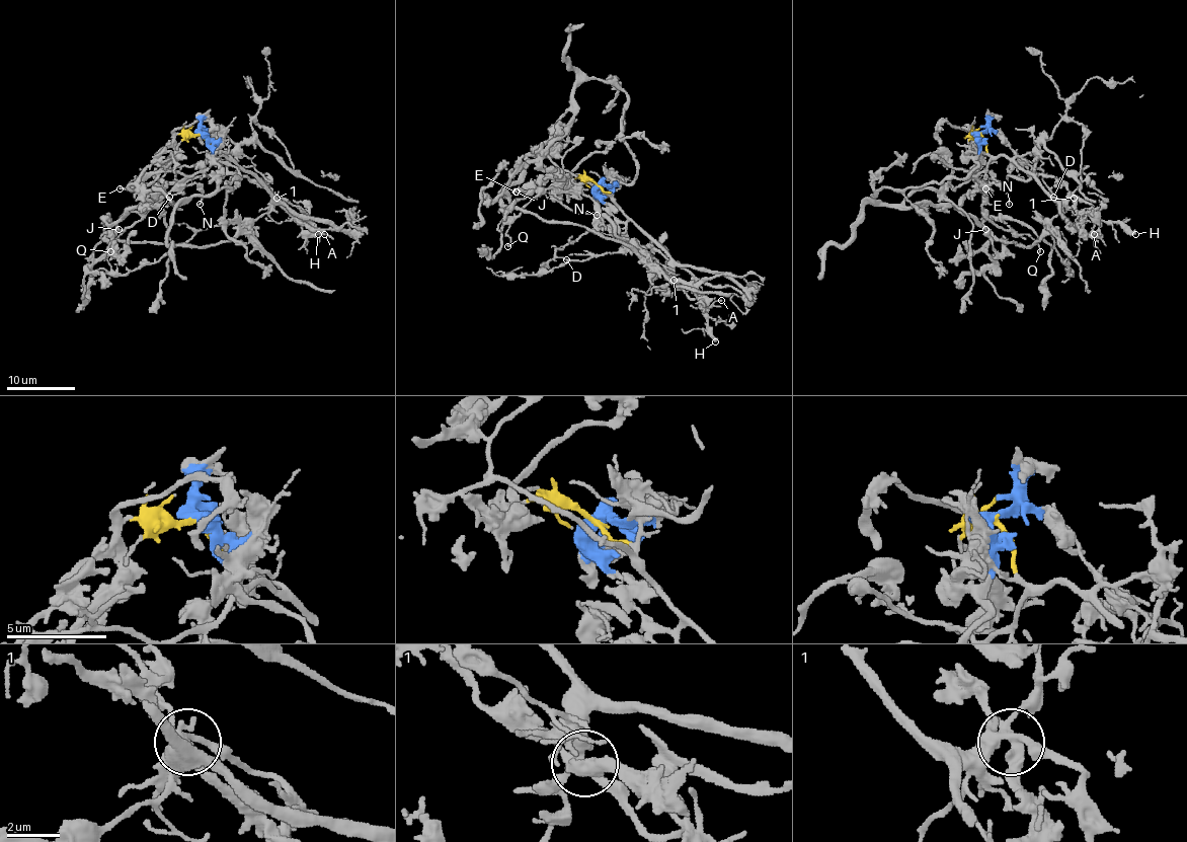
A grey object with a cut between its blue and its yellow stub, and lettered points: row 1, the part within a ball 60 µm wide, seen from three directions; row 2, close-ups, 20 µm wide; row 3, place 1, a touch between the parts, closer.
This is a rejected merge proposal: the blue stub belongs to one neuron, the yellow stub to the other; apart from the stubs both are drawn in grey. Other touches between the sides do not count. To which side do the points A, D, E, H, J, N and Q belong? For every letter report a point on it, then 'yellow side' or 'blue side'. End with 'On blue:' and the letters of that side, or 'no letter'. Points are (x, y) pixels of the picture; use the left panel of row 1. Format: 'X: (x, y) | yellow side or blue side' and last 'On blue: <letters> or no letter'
A: (324, 234) | yellow side
D: (169, 197) | yellow side
E: (120, 188) | yellow side
H: (318, 234) | yellow side
J: (119, 229) | yellow side
N: (200, 204) | yellow side
Q: (110, 251) | yellow side
On blue: no letter

